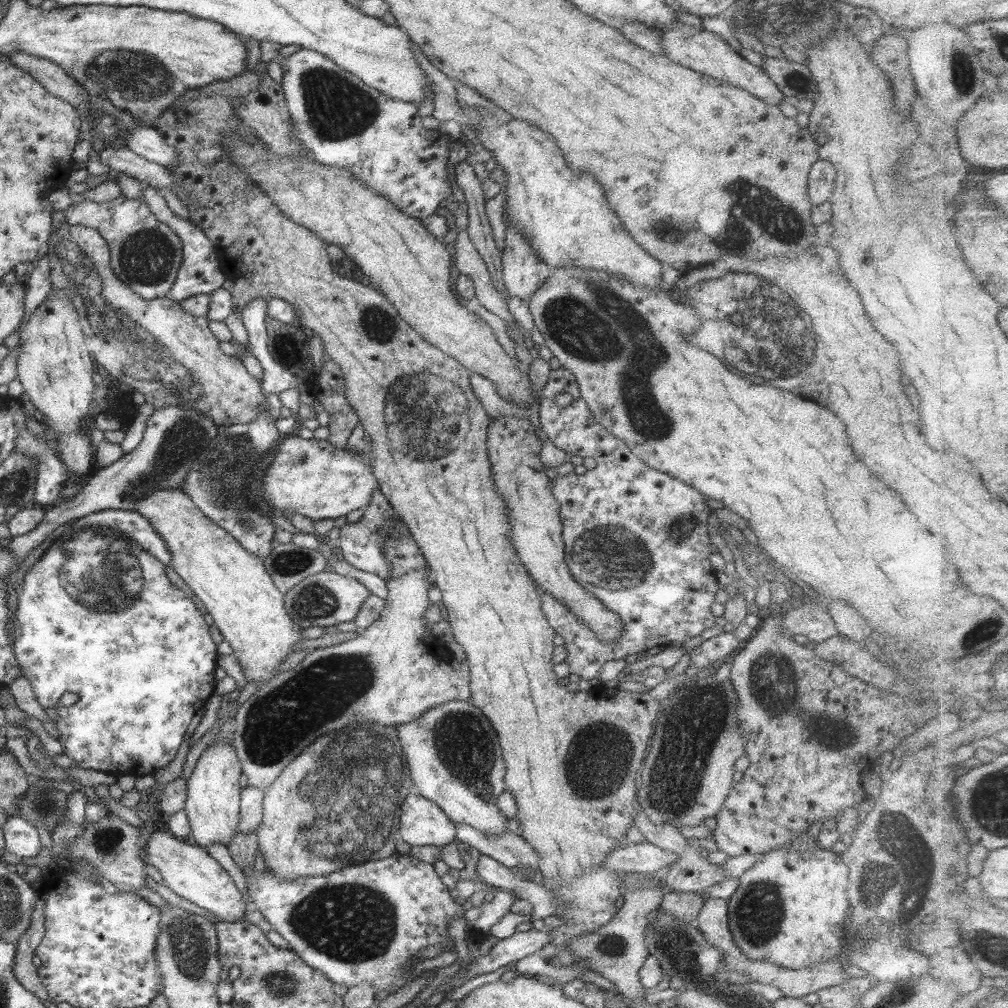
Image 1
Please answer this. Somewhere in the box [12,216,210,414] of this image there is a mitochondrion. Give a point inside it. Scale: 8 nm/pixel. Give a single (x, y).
(148, 258)

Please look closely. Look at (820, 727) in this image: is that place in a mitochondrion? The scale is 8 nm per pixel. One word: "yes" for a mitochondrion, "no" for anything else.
yes

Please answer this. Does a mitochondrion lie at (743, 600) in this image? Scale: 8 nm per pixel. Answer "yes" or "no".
no

